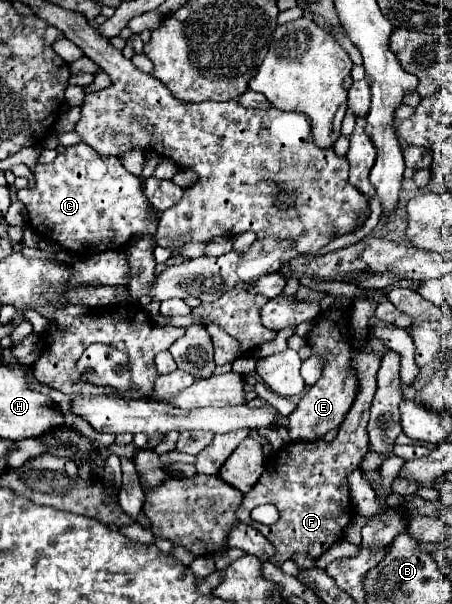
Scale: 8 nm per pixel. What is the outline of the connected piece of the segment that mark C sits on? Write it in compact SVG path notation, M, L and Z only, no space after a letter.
M77 144L69 146L61 152L51 164L37 164L35 168L35 188L19 190L17 198L25 204L29 212L29 226L45 240L53 240L63 248L75 252L77 256L93 256L99 252L107 252L127 244L131 238L139 236L141 232L153 232L157 218L151 216L149 202L143 194L141 178L127 172L115 156L99 156L91 146Z

